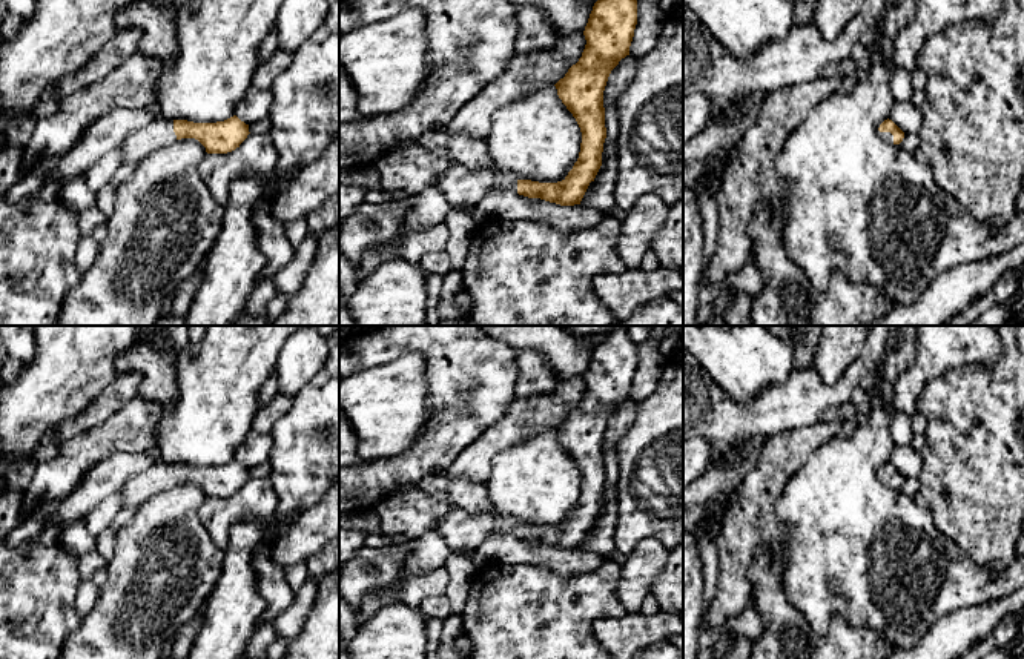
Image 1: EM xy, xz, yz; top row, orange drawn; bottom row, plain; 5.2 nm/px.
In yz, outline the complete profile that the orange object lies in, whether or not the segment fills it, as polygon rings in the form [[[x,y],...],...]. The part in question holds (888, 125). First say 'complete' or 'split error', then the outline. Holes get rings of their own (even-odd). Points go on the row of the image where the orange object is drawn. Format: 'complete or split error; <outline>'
split error; [[[889,118],[878,126],[878,135],[889,144],[900,144],[904,138],[904,132]]]

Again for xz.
split error; [[[341,0],[339,31],[348,32],[367,23],[381,22],[408,8],[425,14],[427,58],[431,69],[413,100],[402,109],[339,123],[339,171],[373,166],[393,144],[416,143],[428,151],[442,149],[451,163],[471,171],[488,169],[493,174],[491,190],[514,190],[528,198],[540,198],[560,206],[580,204],[600,166],[606,138],[603,91],[611,71],[629,55],[637,25],[637,0],[597,0],[583,35],[582,57],[554,86],[567,109],[576,118],[582,143],[579,158],[568,175],[557,183],[517,180],[504,174],[488,155],[485,138],[467,134],[450,135],[450,120],[471,101],[488,83],[496,80],[516,54],[516,6],[508,0]]]

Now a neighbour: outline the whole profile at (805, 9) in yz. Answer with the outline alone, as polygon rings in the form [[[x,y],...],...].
[[[791,0],[797,25],[803,26],[814,23],[817,2],[818,0]]]

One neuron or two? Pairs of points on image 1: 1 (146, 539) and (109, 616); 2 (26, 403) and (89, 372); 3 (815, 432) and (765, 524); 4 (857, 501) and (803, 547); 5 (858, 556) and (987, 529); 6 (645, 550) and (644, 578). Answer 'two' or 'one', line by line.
1: one
2: one
3: one
4: one
5: two
6: one

